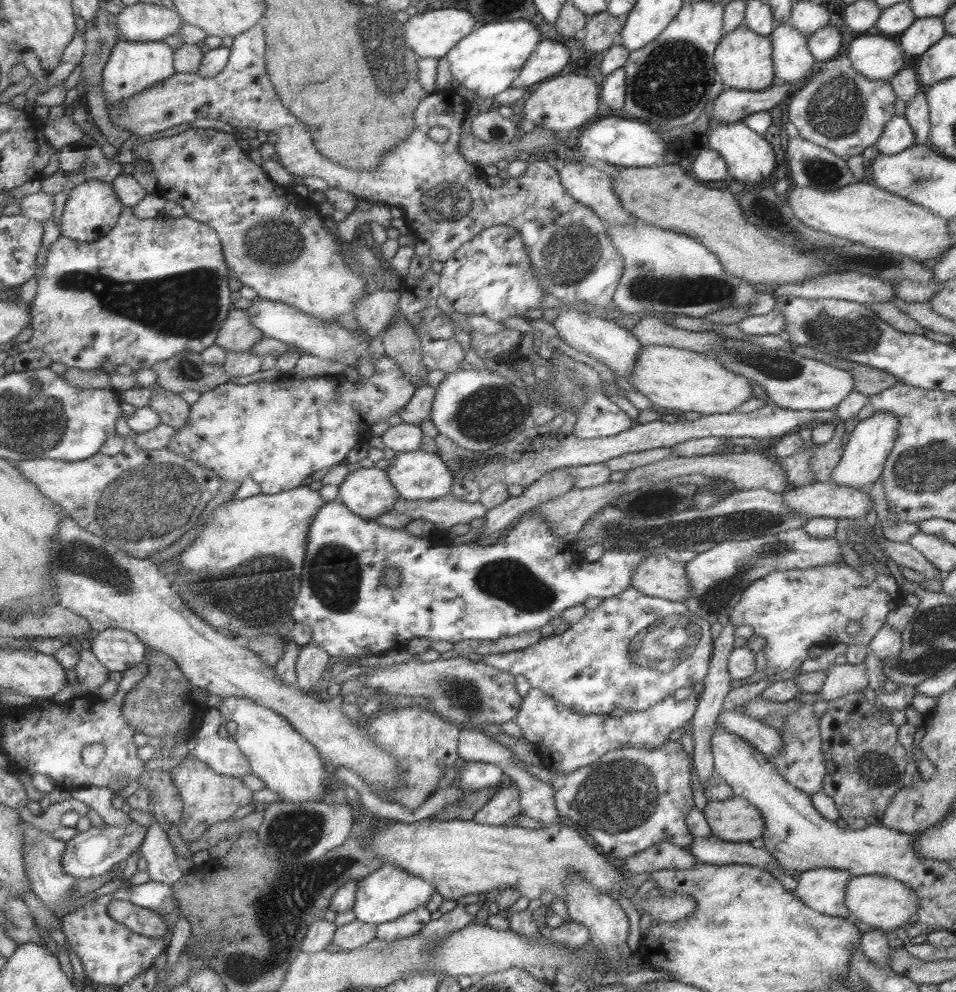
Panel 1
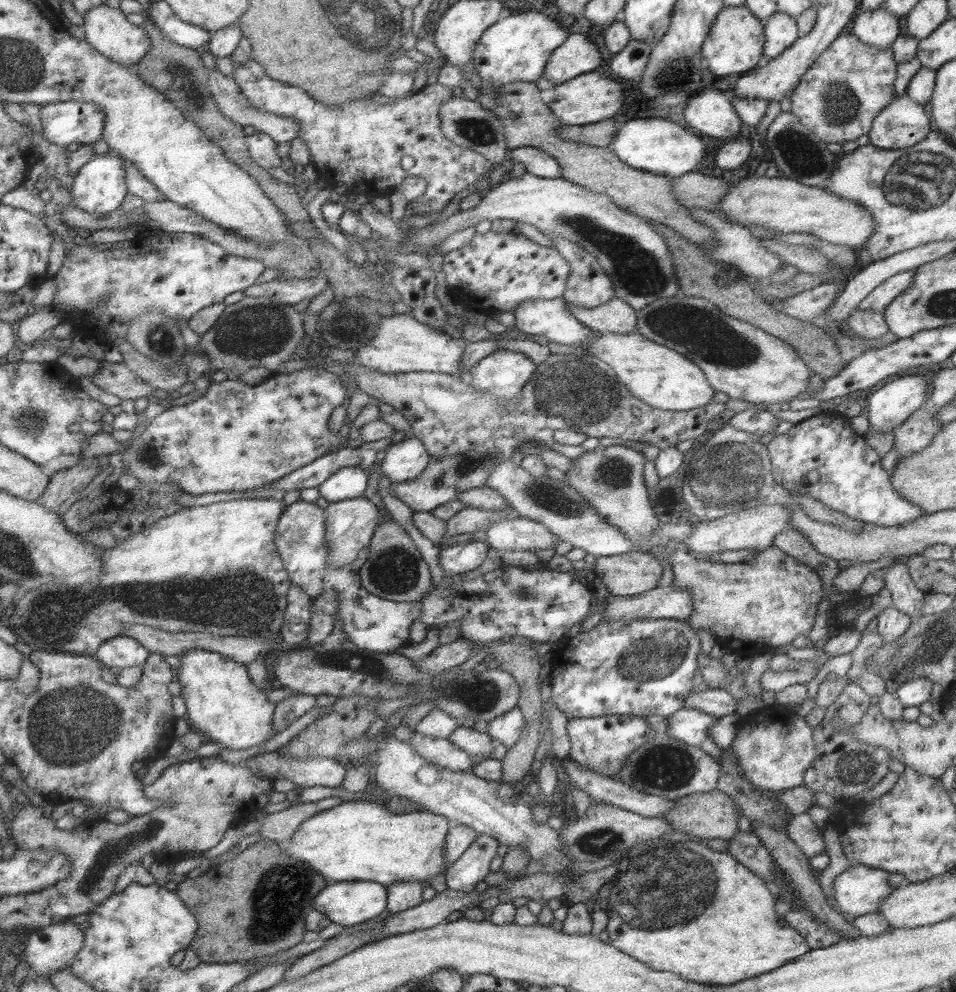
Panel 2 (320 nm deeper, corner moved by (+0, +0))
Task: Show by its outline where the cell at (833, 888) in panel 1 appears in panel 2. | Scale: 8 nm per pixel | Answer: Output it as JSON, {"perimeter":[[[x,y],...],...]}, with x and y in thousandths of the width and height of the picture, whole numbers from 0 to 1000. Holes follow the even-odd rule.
{"perimeter":[[[891,871],[885,878],[876,882],[870,890],[874,914],[878,918],[894,924],[917,918],[919,910],[937,895],[937,893],[931,893],[928,887],[930,887],[930,880],[925,877]]]}

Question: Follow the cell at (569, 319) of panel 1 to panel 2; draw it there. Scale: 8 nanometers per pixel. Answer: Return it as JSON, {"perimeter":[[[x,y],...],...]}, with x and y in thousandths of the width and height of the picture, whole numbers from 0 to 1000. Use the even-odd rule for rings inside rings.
{"perimeter":[[[589,300],[545,304],[536,313],[538,331],[544,339],[562,337],[573,344],[612,349],[624,334],[610,329],[592,313]]]}

